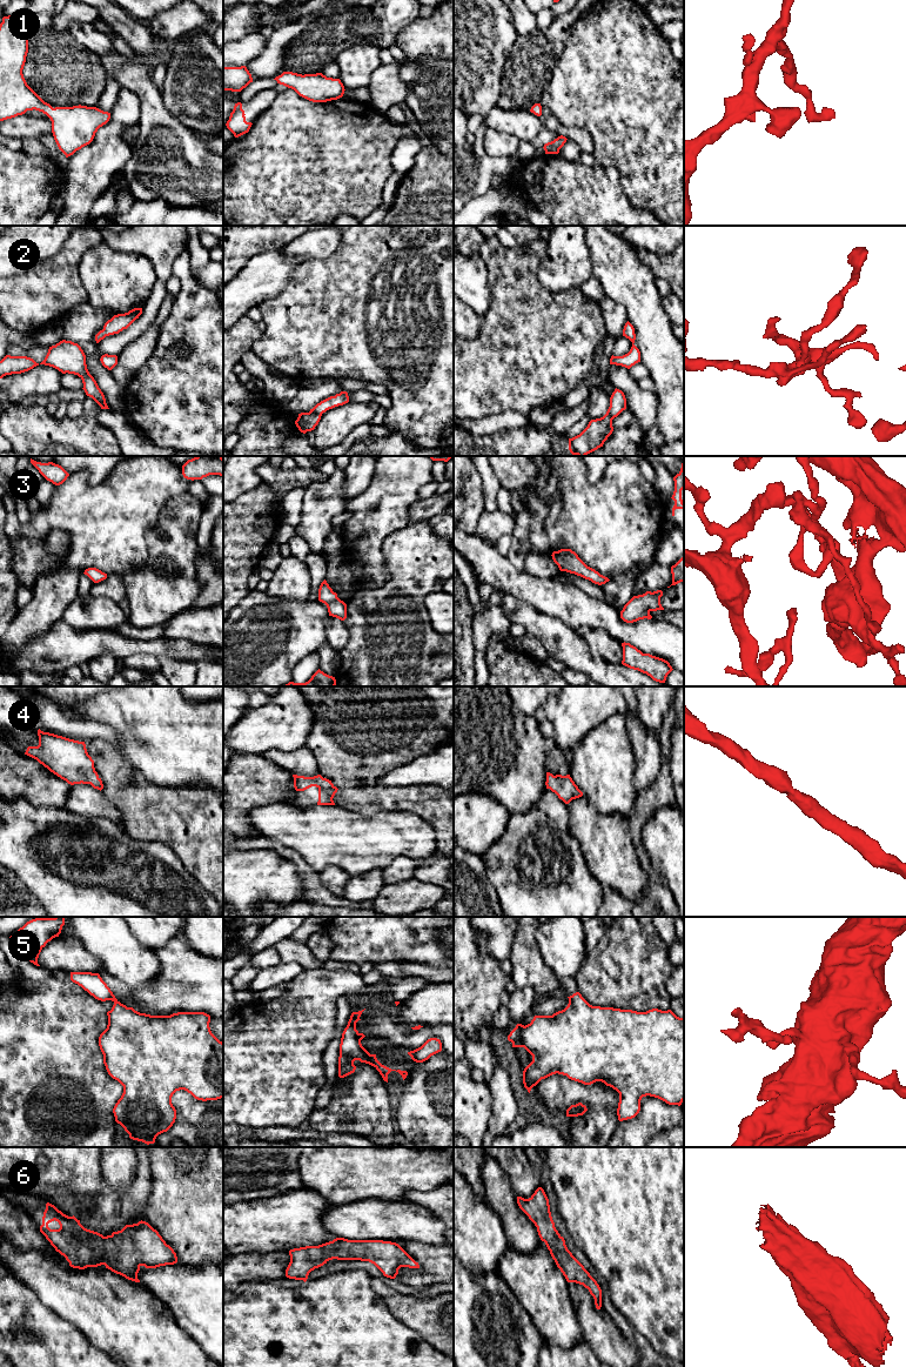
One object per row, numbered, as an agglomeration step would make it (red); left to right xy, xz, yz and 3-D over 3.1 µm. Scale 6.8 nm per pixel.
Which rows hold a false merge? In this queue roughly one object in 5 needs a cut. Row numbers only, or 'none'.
none

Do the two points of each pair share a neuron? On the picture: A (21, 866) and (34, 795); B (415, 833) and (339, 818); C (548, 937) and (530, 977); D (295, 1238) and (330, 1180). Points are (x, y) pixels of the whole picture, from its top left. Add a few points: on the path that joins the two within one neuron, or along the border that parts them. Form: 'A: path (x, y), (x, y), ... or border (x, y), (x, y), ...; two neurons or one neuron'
A: border (12, 799), (59, 809); two neurons
B: path (396, 833), (357, 833); one neuron
C: border (536, 929), (536, 945), (543, 962), (556, 977); two neurons
D: border (306, 1187), (320, 1193), (333, 1204); two neurons

